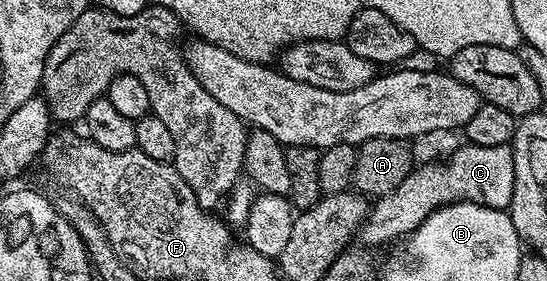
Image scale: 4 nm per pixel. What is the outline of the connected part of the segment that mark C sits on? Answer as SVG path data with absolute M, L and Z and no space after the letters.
M469 142L463 143L463 148L458 148L443 164L426 164L423 168L415 167L410 171L403 182L391 193L377 197L372 207L367 211L366 221L358 230L357 239L363 245L386 244L389 240L405 237L417 230L423 221L431 214L446 204L483 204L489 208L509 209L512 202L512 190L516 182L516 166L514 165L514 149L510 144L504 146L476 146Z

